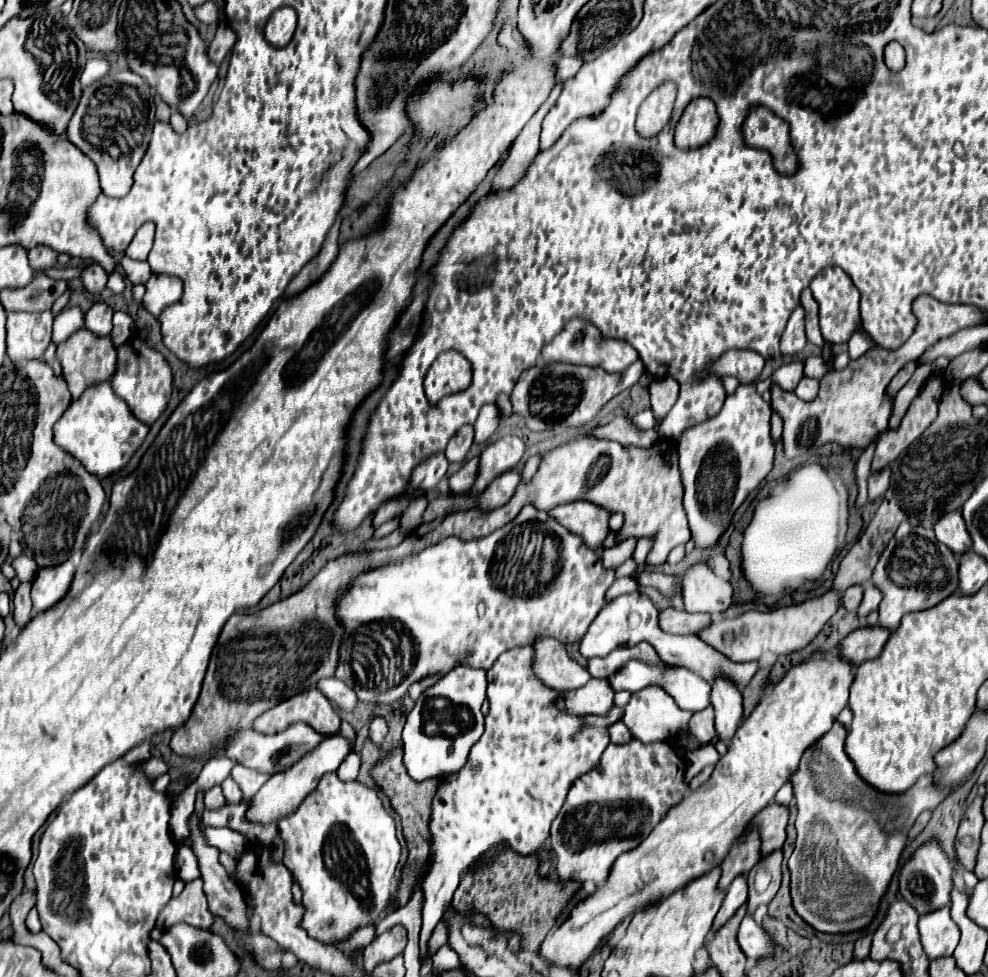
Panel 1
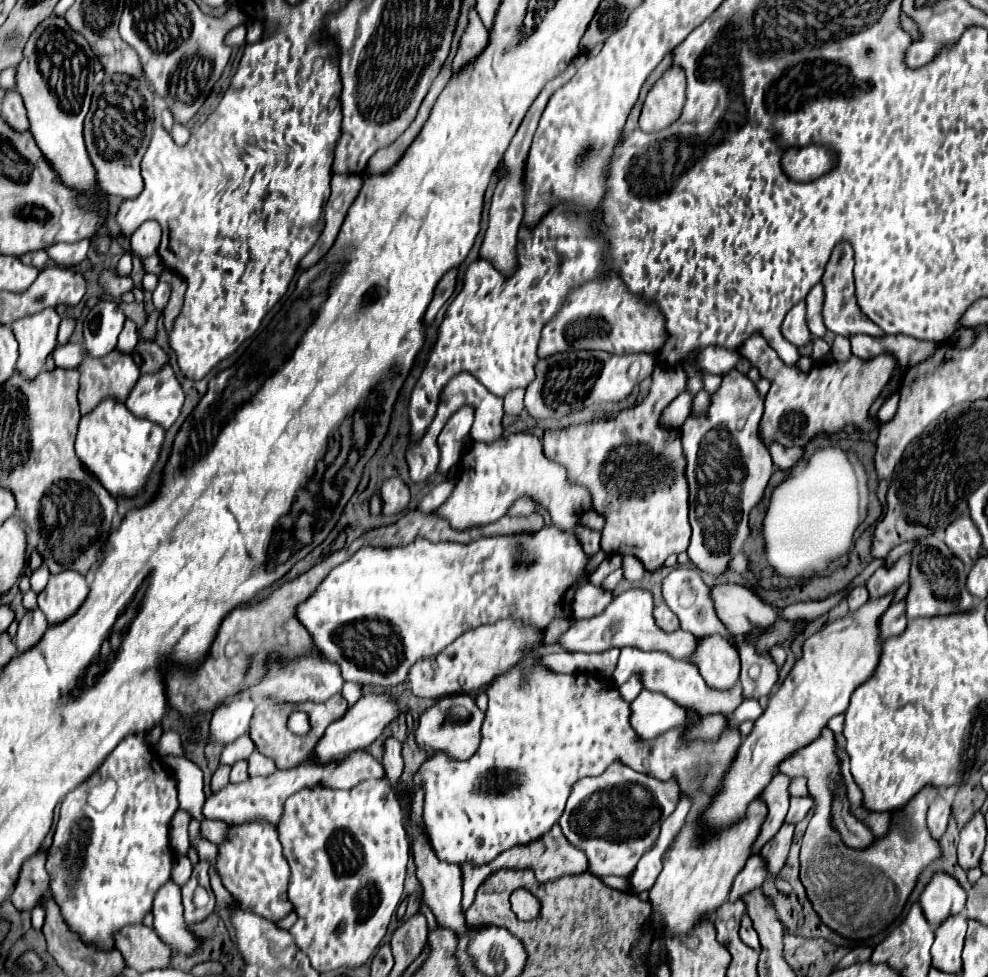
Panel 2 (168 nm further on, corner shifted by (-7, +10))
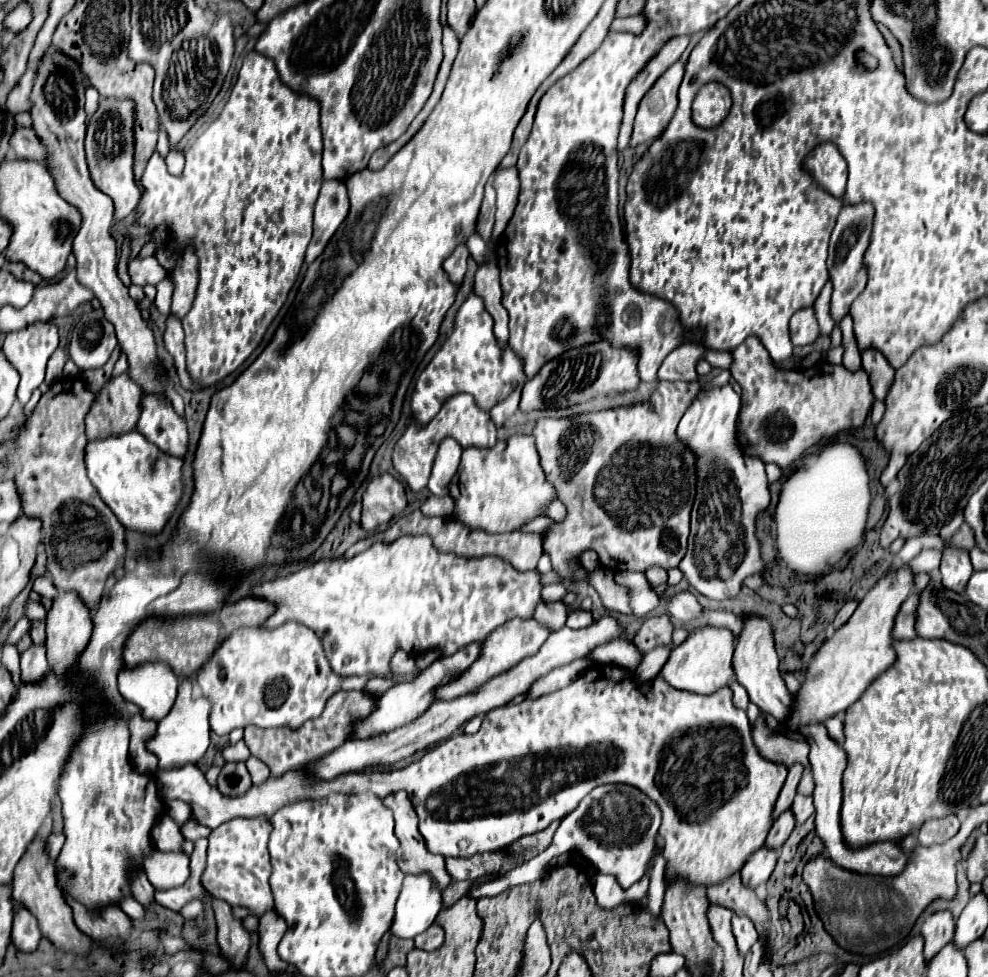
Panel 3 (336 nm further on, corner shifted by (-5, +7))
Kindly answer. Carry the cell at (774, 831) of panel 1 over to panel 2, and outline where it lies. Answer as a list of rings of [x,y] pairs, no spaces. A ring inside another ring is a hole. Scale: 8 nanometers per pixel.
[[[792,796],[790,798],[790,810],[788,810],[788,816],[786,816],[786,822],[790,824],[798,824],[800,820],[804,820],[804,816],[808,814],[808,810],[814,806],[814,800],[810,796],[806,798],[796,798]]]

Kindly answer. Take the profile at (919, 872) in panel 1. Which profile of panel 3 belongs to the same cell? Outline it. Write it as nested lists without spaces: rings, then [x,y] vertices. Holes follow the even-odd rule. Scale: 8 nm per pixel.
[[[940,911],[932,913],[924,925],[922,925],[922,937],[924,937],[924,955],[926,961],[934,957],[942,945],[950,943],[954,939],[954,929],[956,929],[956,919],[952,911]]]

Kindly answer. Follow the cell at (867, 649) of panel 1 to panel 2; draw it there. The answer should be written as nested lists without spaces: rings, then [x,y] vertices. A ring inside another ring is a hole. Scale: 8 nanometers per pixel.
[[[904,602],[892,604],[880,620],[880,638],[888,640],[892,636],[902,634],[906,624],[908,624],[908,618],[904,616]]]

